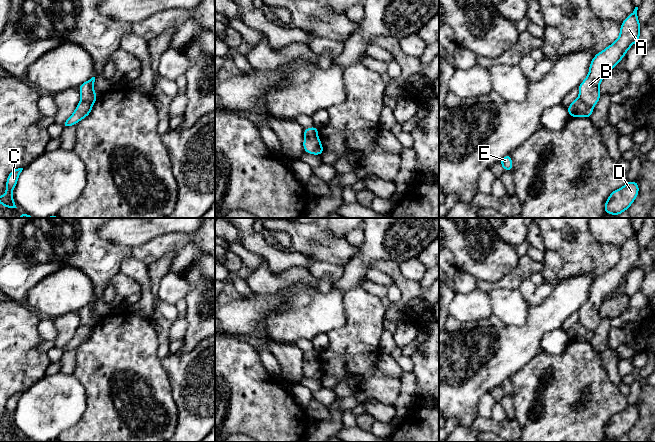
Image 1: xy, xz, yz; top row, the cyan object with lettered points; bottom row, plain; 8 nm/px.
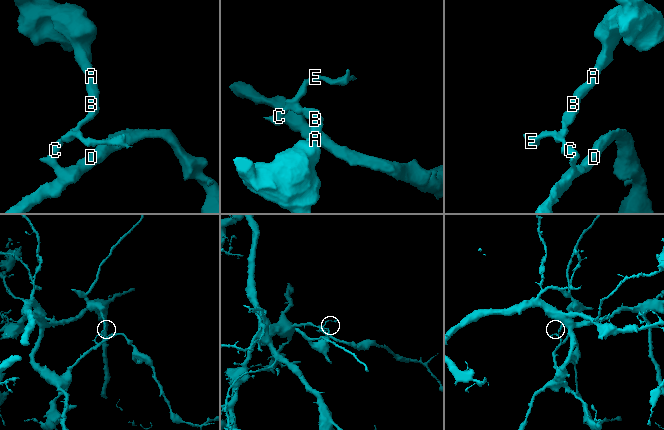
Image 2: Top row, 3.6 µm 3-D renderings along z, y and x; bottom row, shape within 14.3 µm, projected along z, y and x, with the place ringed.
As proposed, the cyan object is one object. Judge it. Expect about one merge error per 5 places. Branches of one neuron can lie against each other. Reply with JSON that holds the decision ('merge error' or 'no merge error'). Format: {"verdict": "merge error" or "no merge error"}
{"verdict": "merge error"}

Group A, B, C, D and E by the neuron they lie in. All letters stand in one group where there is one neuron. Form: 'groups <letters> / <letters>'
groups A B / C D E

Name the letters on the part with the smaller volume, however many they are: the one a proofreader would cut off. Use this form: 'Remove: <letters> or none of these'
Remove: A, B

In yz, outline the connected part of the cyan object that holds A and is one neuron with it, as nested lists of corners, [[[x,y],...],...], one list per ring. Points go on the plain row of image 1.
[[[638,231],[624,243],[620,251],[620,260],[614,267],[597,277],[592,283],[588,300],[579,309],[579,323],[594,331],[601,318],[599,309],[604,302],[623,283],[630,271],[640,262],[640,247],[637,241]]]

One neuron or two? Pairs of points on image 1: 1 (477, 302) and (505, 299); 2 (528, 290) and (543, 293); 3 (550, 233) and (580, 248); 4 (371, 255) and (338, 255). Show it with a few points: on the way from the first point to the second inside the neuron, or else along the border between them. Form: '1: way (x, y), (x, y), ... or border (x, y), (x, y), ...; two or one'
1: border (487, 293), (490, 299), (492, 314); two
2: way (532, 294), (536, 295), (539, 293); one
3: way (557, 236), (563, 242), (573, 245); one
4: border (359, 248), (359, 252), (343, 266); two

